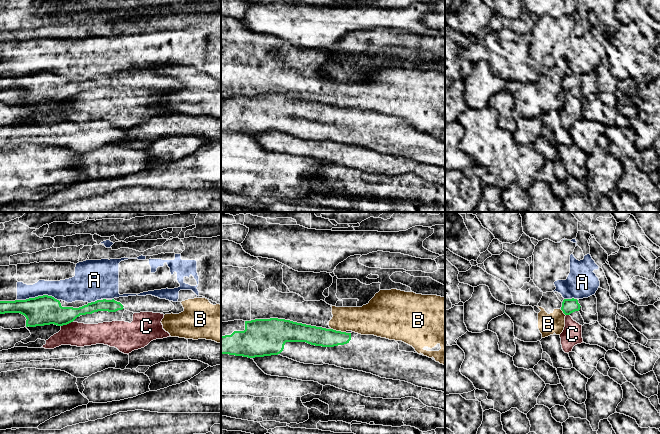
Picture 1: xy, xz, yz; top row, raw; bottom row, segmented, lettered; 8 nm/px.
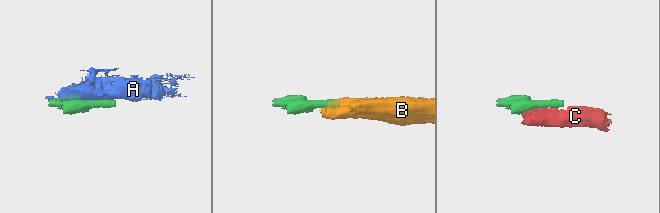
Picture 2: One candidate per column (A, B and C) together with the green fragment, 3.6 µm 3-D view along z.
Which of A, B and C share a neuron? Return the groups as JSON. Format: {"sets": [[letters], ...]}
{"sets": [["A"], ["B"], ["C"]]}

